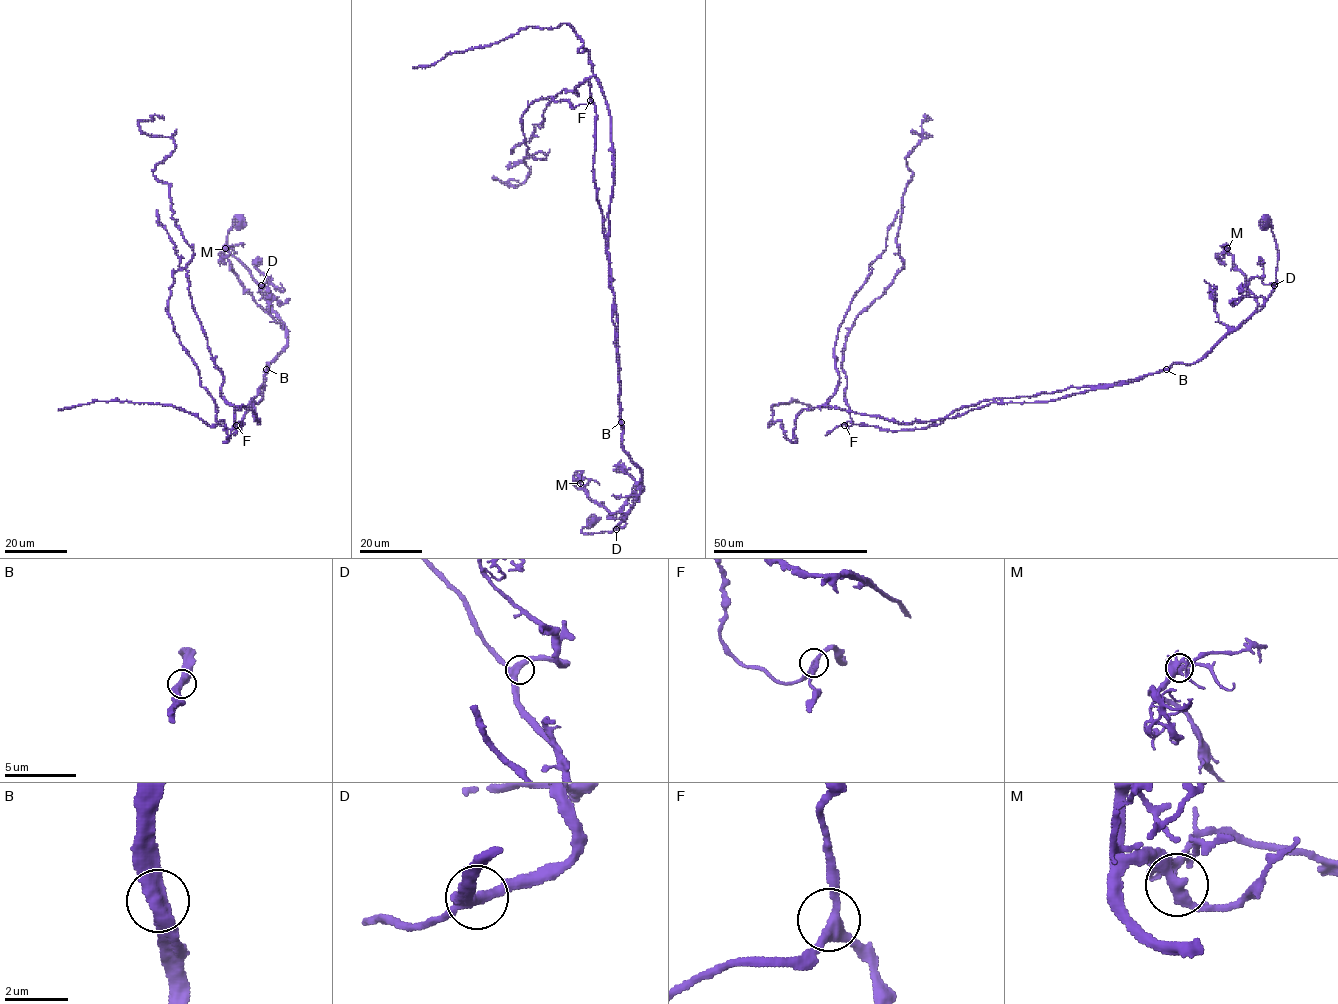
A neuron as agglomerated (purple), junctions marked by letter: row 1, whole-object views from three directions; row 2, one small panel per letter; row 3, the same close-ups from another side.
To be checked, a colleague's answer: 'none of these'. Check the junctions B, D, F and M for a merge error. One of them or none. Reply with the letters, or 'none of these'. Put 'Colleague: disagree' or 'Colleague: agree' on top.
Colleague: disagree
B

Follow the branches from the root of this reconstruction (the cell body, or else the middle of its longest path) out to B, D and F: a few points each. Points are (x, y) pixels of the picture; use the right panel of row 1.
B: (1264, 223), (1271, 227), (1278, 251), (1273, 292), (1203, 357), (1188, 365), (1174, 362), (1167, 369)
D: (1264, 223), (1271, 227), (1278, 251), (1274, 285)
F: (1264, 223), (1278, 251), (1273, 292), (1192, 364), (1174, 362), (1113, 383), (983, 400), (921, 428), (844, 425)

